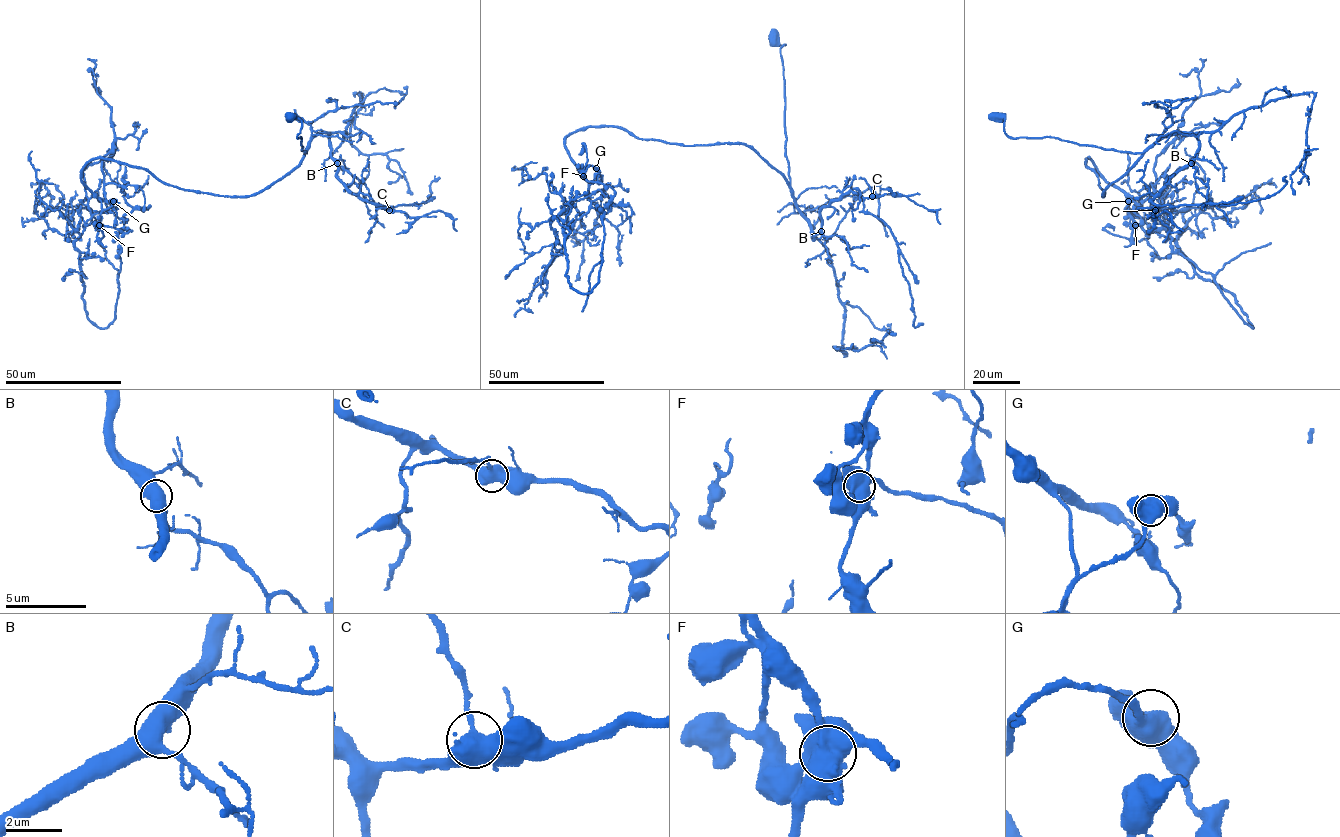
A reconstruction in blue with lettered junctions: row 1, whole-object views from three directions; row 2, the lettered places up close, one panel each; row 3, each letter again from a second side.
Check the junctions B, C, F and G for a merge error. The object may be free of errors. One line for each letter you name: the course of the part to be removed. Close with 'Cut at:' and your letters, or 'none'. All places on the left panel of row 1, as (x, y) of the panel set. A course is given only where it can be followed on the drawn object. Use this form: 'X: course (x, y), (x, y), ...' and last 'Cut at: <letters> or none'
F: course (99, 225), (131, 230), (118, 234), (105, 328), (85, 308), (72, 213), (31, 187)
Cut at: F

